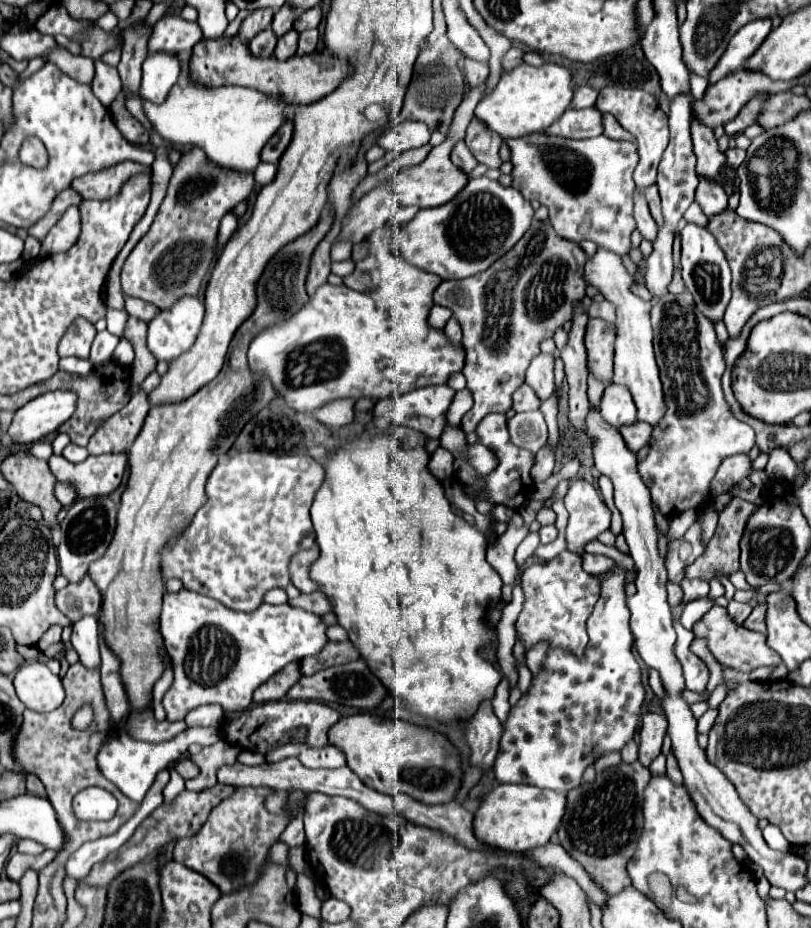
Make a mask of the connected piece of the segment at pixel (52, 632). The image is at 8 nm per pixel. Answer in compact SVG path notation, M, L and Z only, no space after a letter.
M52 625L52 627L50 627L50 629L40 637L40 641L36 643L36 647L38 647L40 651L46 651L48 645L60 641L60 633L62 633L62 627L60 627L60 625Z

